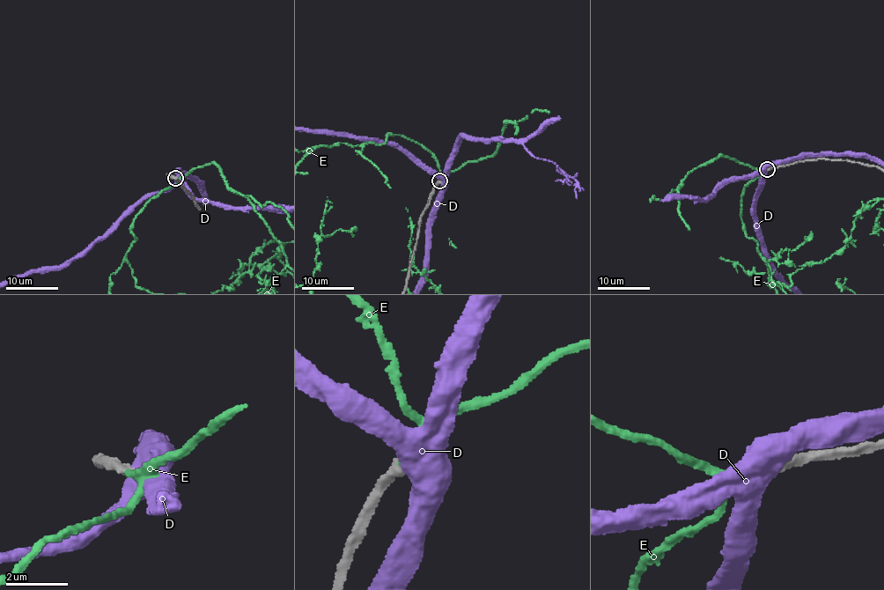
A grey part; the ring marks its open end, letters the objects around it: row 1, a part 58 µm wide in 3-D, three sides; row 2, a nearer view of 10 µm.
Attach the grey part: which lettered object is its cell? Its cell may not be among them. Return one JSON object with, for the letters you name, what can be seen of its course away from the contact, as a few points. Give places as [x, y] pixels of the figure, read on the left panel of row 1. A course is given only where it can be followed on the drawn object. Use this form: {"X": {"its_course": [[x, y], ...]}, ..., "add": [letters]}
{"add": ["E"]}

